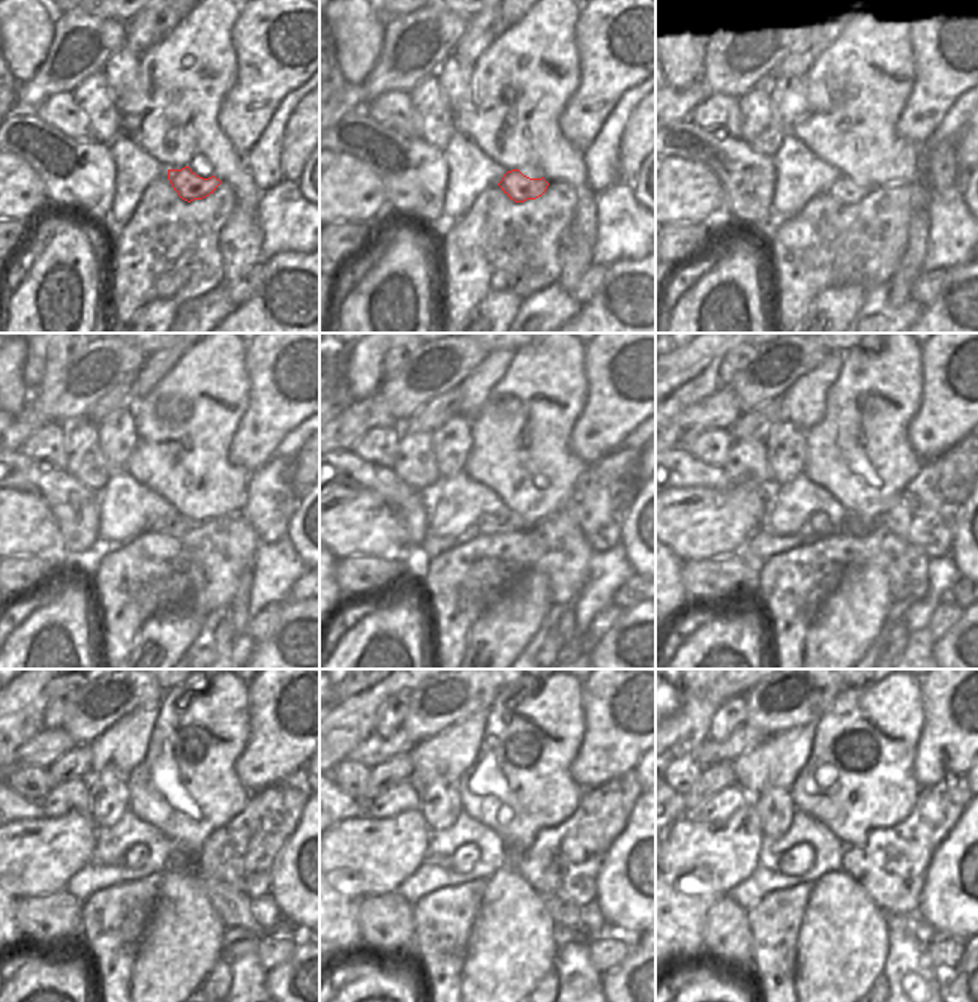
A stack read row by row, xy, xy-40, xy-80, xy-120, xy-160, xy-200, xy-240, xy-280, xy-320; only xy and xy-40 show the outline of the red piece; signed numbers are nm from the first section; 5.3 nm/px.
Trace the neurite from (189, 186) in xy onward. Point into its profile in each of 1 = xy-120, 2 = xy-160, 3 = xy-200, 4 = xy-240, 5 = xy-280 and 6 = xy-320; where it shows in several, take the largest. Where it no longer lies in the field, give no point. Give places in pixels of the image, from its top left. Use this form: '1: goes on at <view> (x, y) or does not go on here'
1: goes on at xy-120 (173, 524)
2: goes on at xy-160 (486, 524)
3: goes on at xy-200 (819, 524)
4: goes on at xy-240 (138, 855)
5: goes on at xy-280 (464, 858)
6: goes on at xy-320 (795, 861)

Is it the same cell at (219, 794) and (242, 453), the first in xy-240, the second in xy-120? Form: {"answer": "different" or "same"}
{"answer": "different"}

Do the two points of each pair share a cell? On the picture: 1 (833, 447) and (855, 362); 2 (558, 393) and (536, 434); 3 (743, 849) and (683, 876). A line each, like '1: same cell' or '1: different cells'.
1: same cell
2: same cell
3: same cell

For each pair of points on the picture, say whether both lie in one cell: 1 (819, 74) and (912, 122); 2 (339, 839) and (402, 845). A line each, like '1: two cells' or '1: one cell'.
1: two cells
2: one cell

